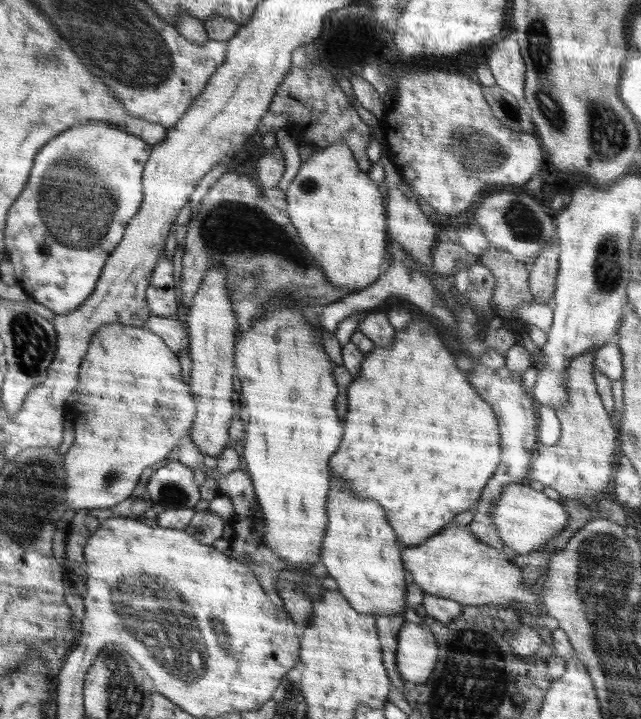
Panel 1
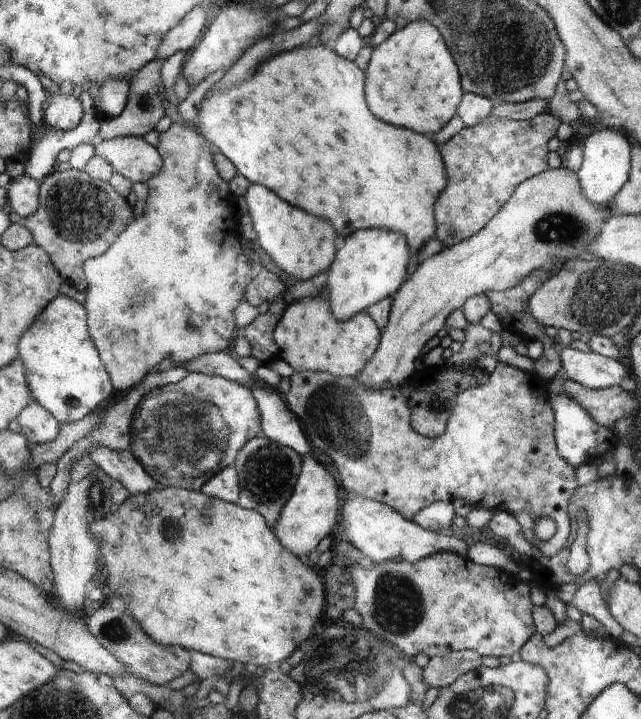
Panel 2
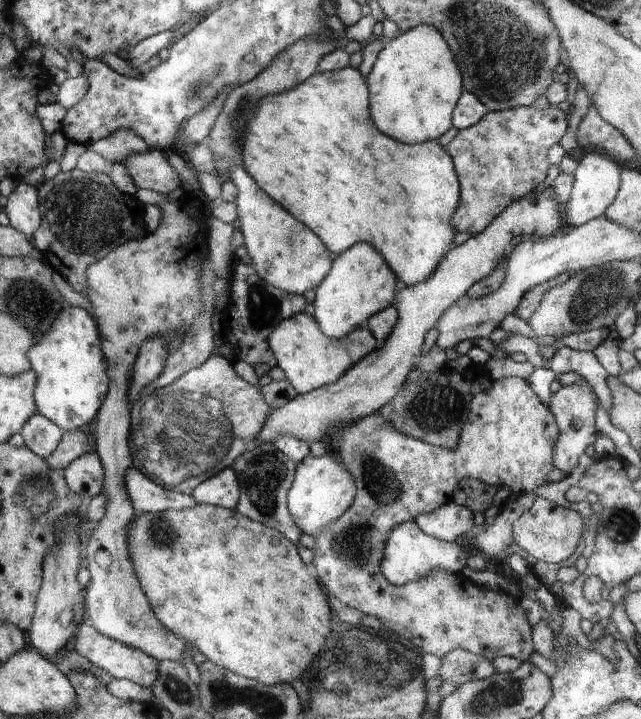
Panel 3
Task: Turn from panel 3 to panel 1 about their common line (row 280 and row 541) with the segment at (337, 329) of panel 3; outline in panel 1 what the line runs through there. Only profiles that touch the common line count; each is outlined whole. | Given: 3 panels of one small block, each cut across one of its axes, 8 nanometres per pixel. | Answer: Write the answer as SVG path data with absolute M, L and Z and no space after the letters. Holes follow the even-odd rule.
M338 478L330 480L327 506L328 522L323 543L321 546L320 560L326 568L328 575L338 583L338 590L348 601L348 604L363 615L398 615L406 610L404 594L409 586L409 577L401 559L400 546L396 544L397 536L388 520L384 518L384 510L376 500L364 500L350 494L344 488L344 482Z

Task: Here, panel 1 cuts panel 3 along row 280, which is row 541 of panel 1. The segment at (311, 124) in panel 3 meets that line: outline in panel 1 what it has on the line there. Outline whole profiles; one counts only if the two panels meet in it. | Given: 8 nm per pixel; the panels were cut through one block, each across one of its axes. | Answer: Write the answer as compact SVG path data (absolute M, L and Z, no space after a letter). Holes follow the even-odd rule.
M411 320L405 329L395 332L393 345L388 348L374 347L370 352L366 353L362 361L360 374L348 385L348 414L346 414L346 420L342 424L344 438L340 442L338 452L332 454L332 460L330 460L330 470L338 472L338 476L342 476L344 480L350 480L356 496L372 498L372 500L380 502L380 506L384 508L384 512L388 516L390 526L398 534L397 538L404 547L423 543L429 536L435 535L444 527L449 526L451 520L456 518L456 514L469 510L473 503L481 499L481 492L488 484L490 476L494 474L494 470L498 468L498 464L500 464L499 428L493 408L480 396L479 392L472 388L468 376L464 376L458 370L454 354L448 350L448 346L444 344L440 333L428 321Z

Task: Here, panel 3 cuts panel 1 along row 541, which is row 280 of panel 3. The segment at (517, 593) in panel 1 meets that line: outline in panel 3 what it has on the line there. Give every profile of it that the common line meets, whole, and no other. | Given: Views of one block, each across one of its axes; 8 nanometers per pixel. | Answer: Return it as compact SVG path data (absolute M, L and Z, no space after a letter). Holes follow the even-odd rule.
M551 187L546 188L534 201L524 196L509 203L483 231L479 231L459 246L452 246L430 278L400 290L395 304L398 322L381 347L378 346L376 350L366 354L336 382L306 394L297 394L288 404L273 409L256 440L274 443L276 438L282 436L296 436L298 440L310 443L328 436L334 426L350 424L368 414L378 413L398 394L408 374L422 360L420 350L427 332L436 328L440 316L454 302L466 295L476 282L488 278L496 270L496 266L505 261L506 246L512 242L515 235L551 237L564 228L563 207Z

